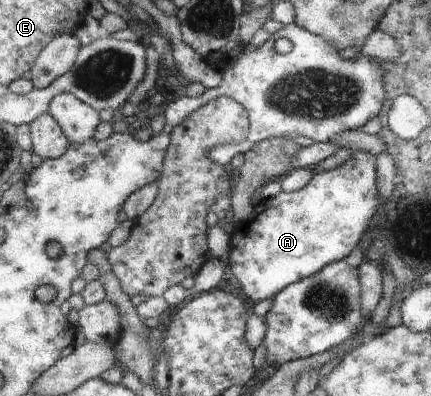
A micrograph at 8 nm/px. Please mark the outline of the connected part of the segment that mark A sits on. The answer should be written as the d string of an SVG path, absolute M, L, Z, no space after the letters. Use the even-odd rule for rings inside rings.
M354 153L344 165L315 175L304 189L293 193L283 191L277 197L264 200L251 207L250 217L236 222L230 266L251 304L276 298L285 288L322 272L326 266L341 261L356 248L380 204L374 157L370 153Z

